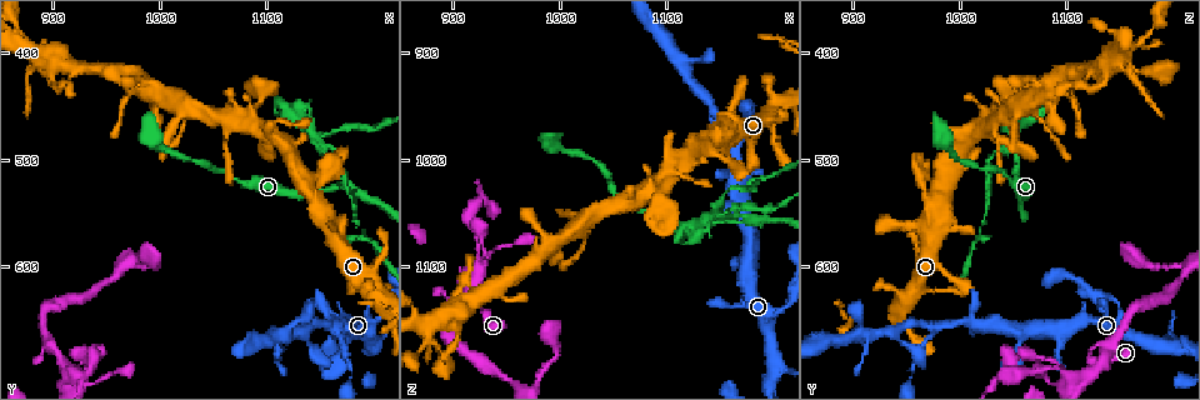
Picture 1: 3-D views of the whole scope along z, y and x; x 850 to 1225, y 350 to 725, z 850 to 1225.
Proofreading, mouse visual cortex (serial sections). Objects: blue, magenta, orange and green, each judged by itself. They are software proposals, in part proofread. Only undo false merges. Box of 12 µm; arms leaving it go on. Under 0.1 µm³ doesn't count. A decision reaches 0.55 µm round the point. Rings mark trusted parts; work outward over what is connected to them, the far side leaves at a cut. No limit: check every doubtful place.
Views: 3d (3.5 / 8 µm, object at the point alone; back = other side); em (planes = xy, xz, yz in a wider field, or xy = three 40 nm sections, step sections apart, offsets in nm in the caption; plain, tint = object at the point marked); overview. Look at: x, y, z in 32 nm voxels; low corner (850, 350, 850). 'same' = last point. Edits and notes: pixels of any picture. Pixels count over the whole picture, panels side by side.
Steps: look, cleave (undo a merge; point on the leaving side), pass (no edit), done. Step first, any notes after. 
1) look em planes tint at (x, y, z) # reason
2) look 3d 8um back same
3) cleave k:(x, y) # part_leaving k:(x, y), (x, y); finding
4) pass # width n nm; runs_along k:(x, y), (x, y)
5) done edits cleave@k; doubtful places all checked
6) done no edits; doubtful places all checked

look 3d 3.5um at (1172, 526, 1060)

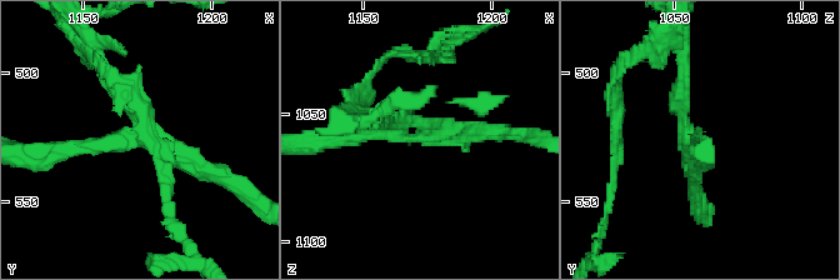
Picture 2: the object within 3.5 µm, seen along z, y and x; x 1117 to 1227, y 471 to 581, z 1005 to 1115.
look em xy step 2 tint at (1174, 525, 1057) # need the tissue

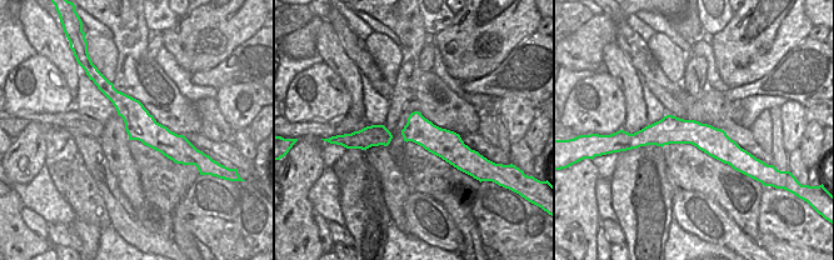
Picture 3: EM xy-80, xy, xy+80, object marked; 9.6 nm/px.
pass # arms 3; arm_widths 150, 150, 200 nm; runs_along 3:(640, 134), (698, 134), (742, 154); all the same cell

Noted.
look em xy step 1 tint at (1150, 490, 1050) # four arms meet

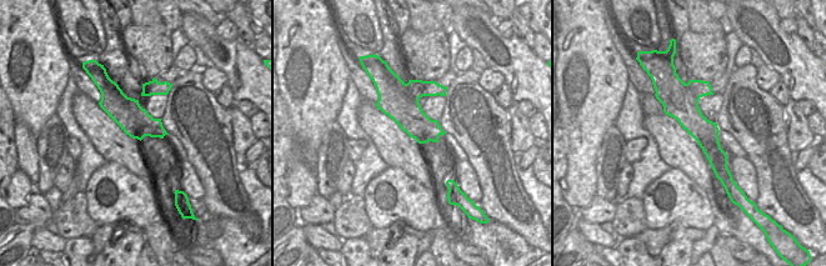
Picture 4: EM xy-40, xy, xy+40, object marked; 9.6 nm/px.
look 3d 3.5um same # wider look

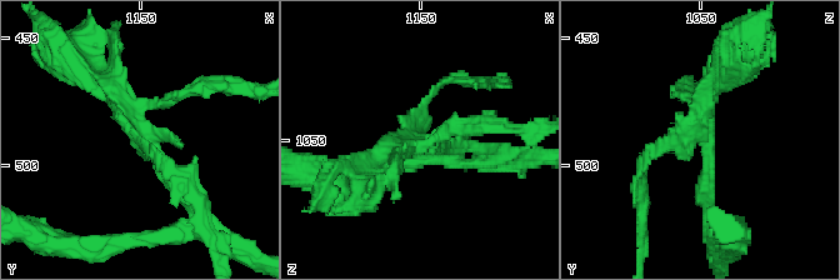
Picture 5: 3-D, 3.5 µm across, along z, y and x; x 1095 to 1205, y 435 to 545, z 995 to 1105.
pass # runs_along 5:(184, 198), (123, 98), (88, 75); all the same cell

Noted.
look 3d 3.5um at (930, 700, 1036) # abrupt turn

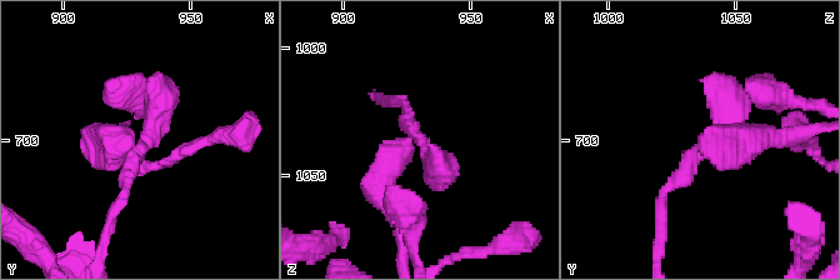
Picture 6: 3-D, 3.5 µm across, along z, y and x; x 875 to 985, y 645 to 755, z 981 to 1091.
look em planes tint at (927, 702, 1038)

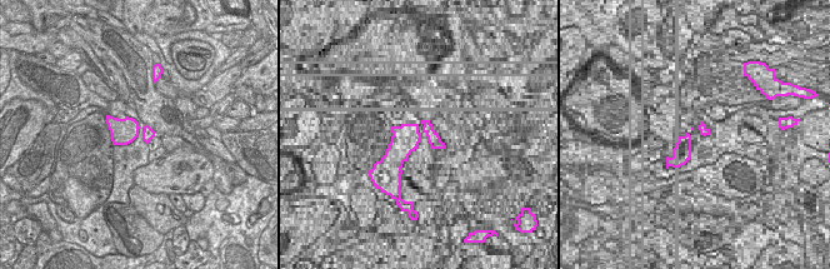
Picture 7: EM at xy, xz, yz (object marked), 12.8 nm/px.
pass # runs_along 6:(773, 136), (705, 144), (728, 121), (715, 86); all the same cell

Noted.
done no edits; doubtful places all checked

